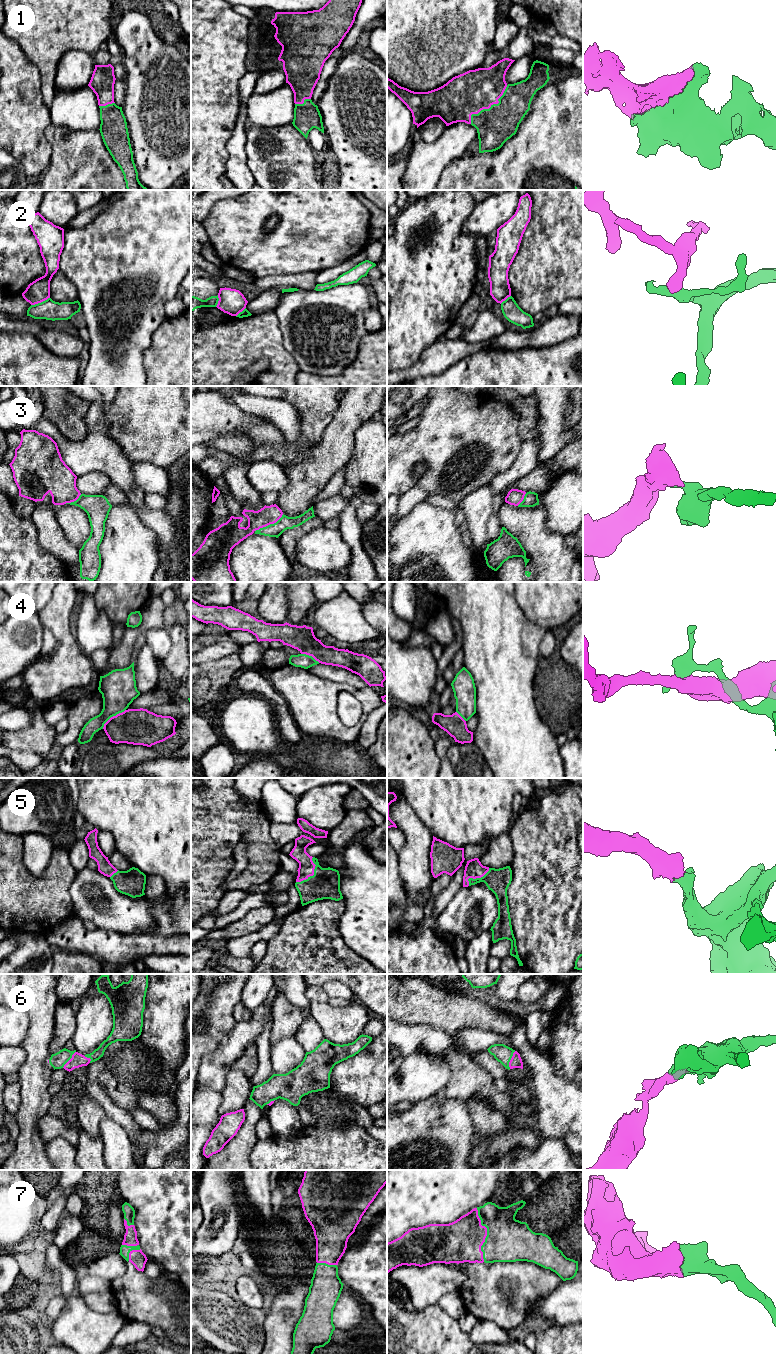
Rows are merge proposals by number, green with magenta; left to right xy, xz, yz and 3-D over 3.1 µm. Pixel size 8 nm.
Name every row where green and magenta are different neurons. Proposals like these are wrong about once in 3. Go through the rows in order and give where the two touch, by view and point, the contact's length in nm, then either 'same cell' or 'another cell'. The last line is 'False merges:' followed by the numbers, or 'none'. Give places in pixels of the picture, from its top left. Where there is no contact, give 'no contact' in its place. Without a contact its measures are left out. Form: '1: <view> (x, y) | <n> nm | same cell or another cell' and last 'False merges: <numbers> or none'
1: yz (490, 107) | 440 nm | same cell
2: xy (41, 302) | 170 nm | another cell
3: xz (270, 524) | 280 nm | same cell
4: xy (112, 716) | 240 nm | another cell
5: xz (314, 874) | 240 nm | same cell
6: yz (510, 1059) | 150 nm | same cell
7: yz (487, 1234) | 440 nm | same cell
False merges: 2, 4

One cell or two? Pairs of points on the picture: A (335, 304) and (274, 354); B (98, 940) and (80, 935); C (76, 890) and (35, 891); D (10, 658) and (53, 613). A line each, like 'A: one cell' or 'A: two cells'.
A: two cells
B: one cell
C: two cells
D: two cells

